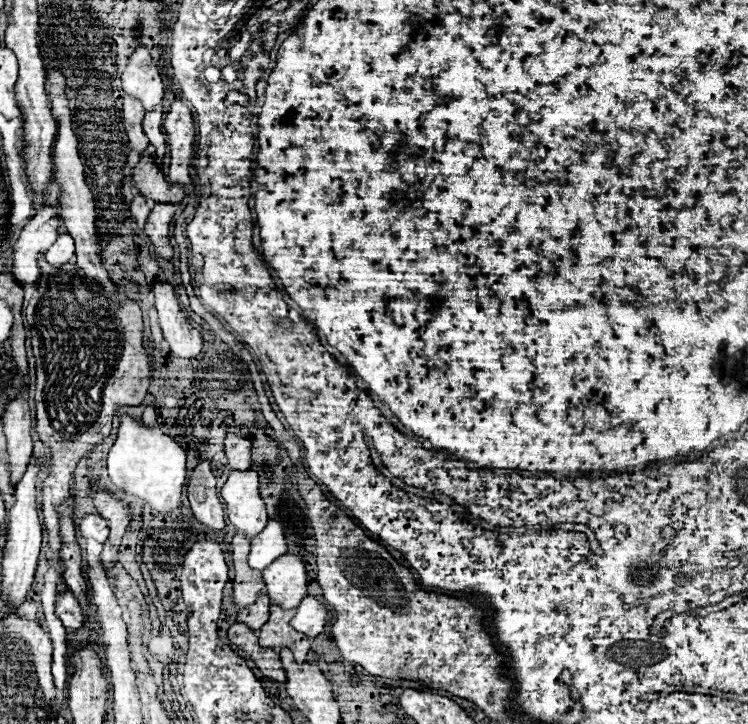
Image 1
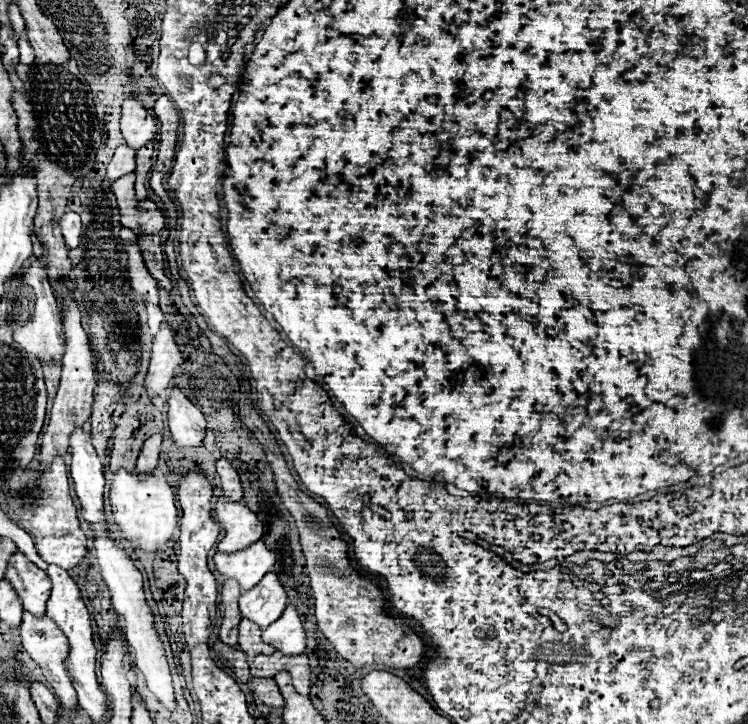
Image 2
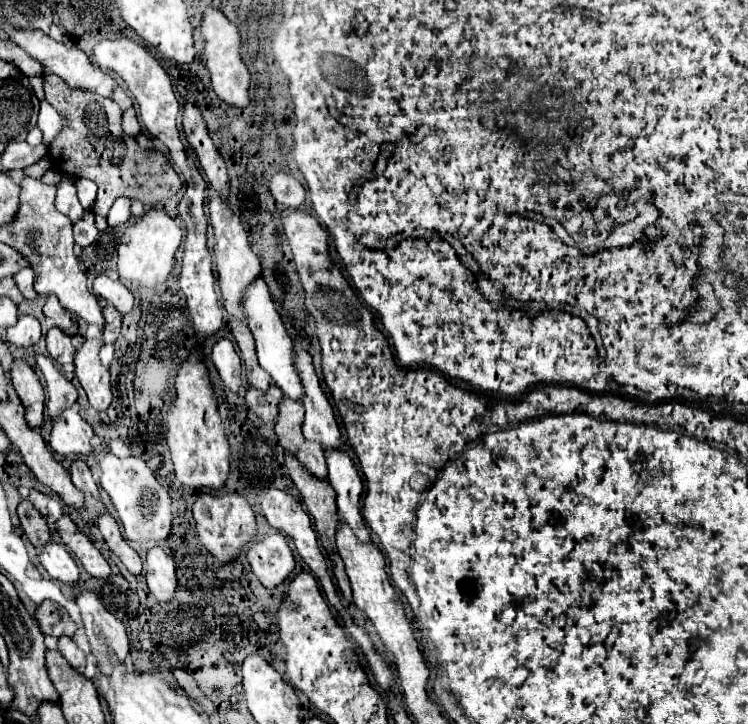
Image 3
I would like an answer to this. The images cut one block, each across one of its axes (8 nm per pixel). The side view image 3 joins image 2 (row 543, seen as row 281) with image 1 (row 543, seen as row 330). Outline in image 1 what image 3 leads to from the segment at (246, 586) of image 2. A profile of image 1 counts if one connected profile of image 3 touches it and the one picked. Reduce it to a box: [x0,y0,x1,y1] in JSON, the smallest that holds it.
[248,520,288,570]

